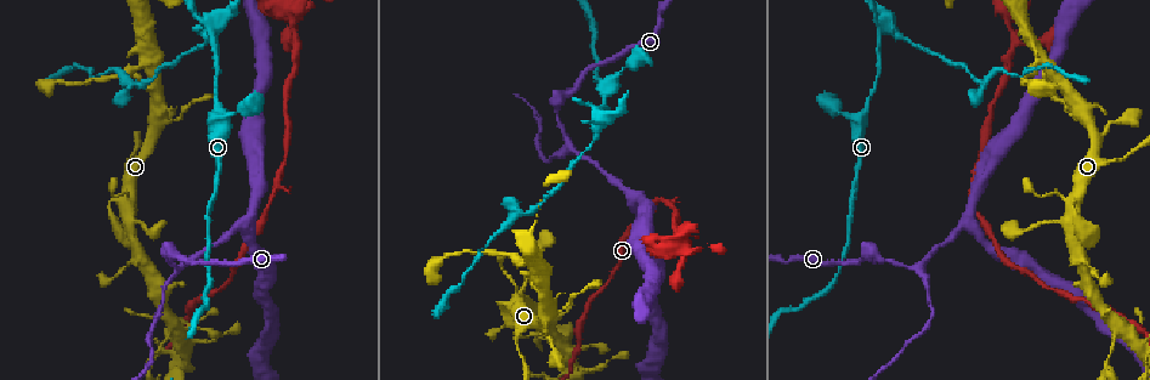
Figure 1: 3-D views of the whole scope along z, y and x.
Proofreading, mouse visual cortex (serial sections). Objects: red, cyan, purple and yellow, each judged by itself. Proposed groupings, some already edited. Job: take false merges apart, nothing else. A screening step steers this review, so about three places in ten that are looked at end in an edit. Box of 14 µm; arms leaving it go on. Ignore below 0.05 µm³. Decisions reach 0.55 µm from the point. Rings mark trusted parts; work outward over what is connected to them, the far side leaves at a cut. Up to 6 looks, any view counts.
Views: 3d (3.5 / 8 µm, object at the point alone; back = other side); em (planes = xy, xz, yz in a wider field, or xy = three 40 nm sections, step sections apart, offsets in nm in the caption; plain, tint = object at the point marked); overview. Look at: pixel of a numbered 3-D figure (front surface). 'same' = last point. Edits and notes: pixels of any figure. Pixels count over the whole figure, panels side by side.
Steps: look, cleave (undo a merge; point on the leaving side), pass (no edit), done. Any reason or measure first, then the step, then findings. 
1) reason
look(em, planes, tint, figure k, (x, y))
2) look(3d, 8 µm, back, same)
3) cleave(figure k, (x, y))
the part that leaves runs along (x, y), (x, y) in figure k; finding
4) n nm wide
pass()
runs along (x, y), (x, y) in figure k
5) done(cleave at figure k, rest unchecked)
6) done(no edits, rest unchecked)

branch point
look(3d, 8 µm, figure 1, (1071, 202))

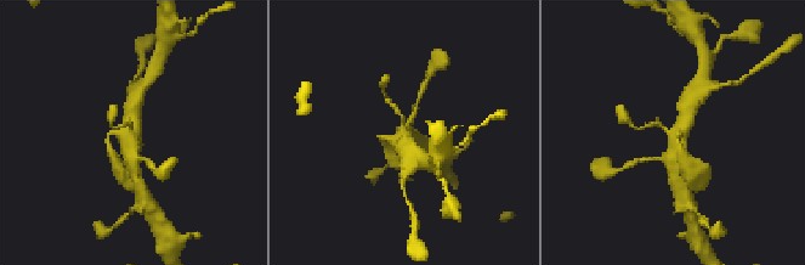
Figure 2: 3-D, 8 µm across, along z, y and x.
closer look
look(3d, 3.5 µm, figure 2, (130, 134))

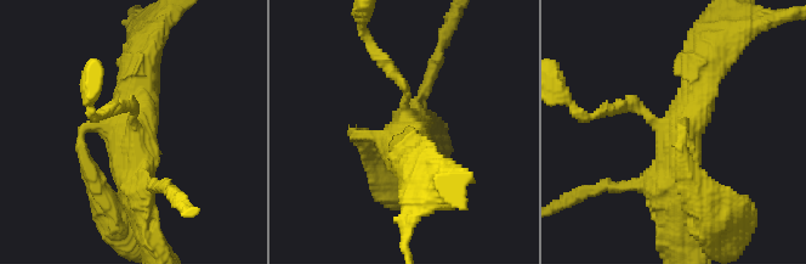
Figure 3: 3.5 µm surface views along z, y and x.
look(em, xy, step 1, tint, figure 3, (127, 132))

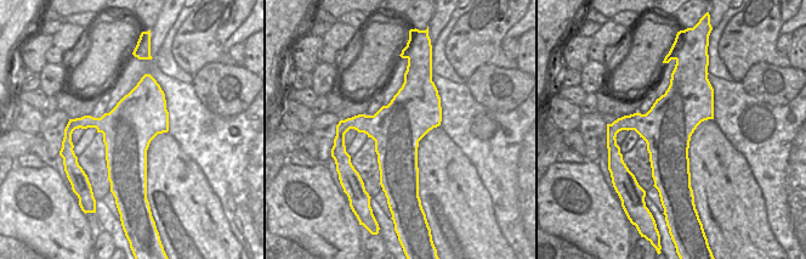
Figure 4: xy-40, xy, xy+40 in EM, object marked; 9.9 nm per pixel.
pass()
runs along (704, 59), (682, 134), (685, 215) in figure 3; continuous, no second cell

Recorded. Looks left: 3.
abrupt turn
look(3d, 3.5 µm, figure 1, (886, 29))

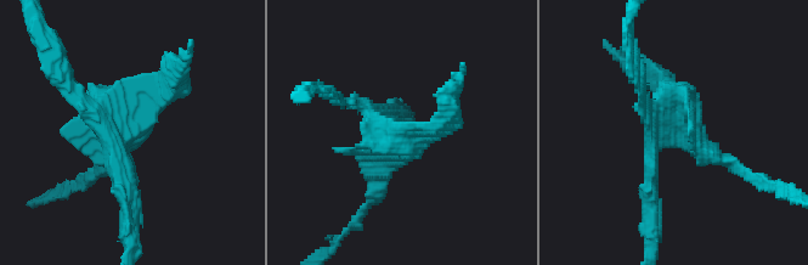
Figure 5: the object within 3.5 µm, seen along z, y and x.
shape alone is not enough
look(em, planes, tint, figure 5, (672, 126))

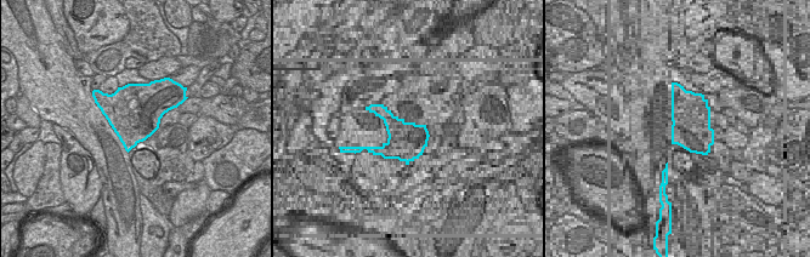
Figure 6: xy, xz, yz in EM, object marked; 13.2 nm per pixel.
look(em, xy, step 3, tint, same)

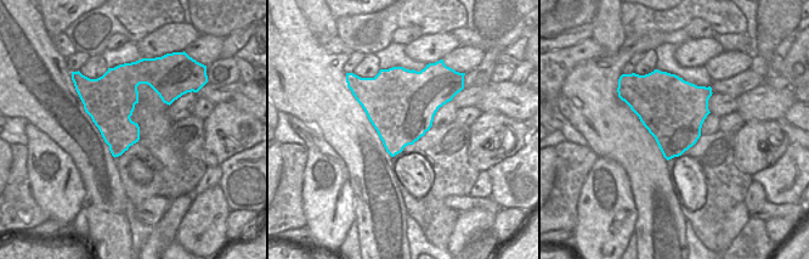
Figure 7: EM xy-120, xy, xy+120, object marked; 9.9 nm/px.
cleave(figure 5, (704, 161))
two cells meet here

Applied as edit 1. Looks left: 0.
done(cleave at figure 5, rest unchecked)

